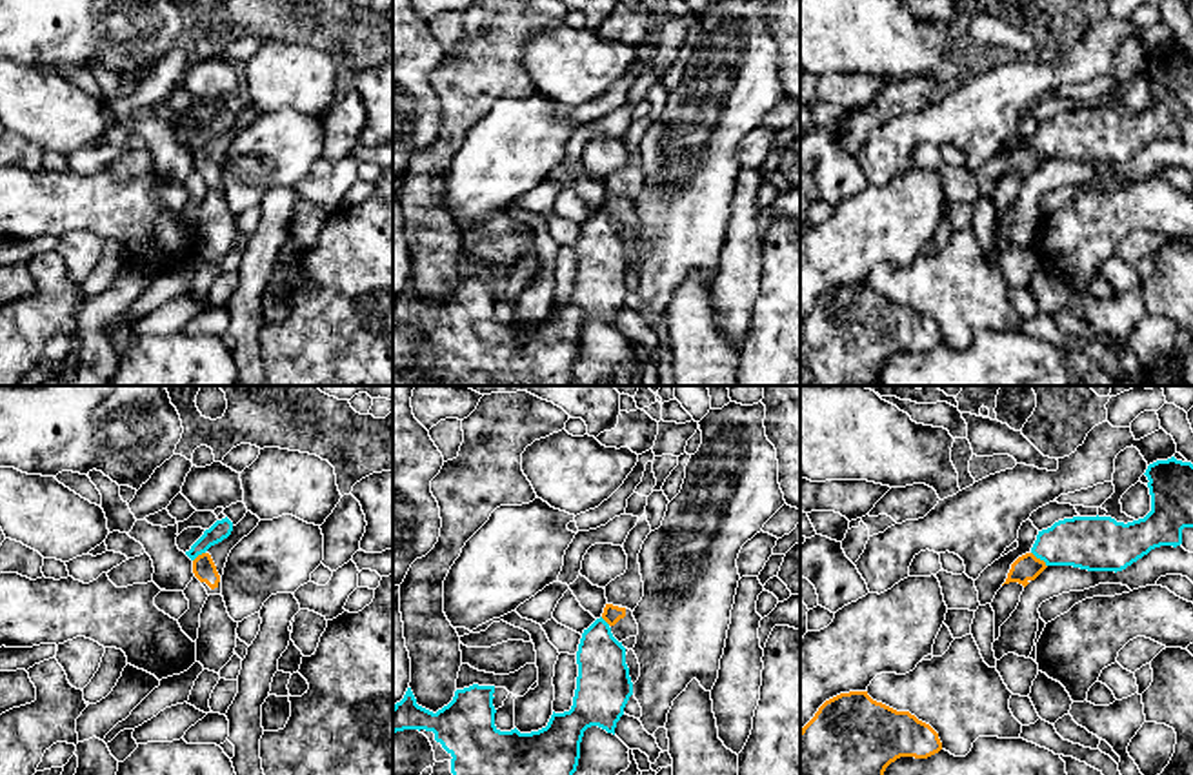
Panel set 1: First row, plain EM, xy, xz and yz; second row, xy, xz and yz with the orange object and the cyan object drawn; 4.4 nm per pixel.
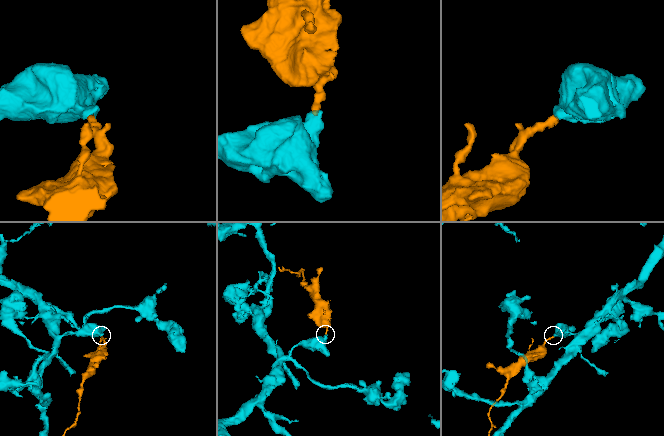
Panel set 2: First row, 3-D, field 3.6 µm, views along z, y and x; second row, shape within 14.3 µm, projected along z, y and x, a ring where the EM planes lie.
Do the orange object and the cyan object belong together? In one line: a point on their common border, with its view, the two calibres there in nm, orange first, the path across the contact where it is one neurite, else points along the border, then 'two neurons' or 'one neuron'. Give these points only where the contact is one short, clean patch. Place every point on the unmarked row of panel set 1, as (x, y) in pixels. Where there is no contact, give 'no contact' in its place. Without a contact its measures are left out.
yz (1039, 151) | 110/240 nm | along yz (1032, 144), (1046, 159) | two neurons

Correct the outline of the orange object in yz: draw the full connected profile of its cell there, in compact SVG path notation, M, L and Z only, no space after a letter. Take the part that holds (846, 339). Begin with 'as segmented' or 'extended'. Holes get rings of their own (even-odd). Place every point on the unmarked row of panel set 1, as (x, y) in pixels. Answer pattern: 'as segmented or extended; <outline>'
as segmented; M867 284L840 286L800 322L800 386L878 386L891 355L900 349L927 351L940 342L938 326L909 304L877 295Z

